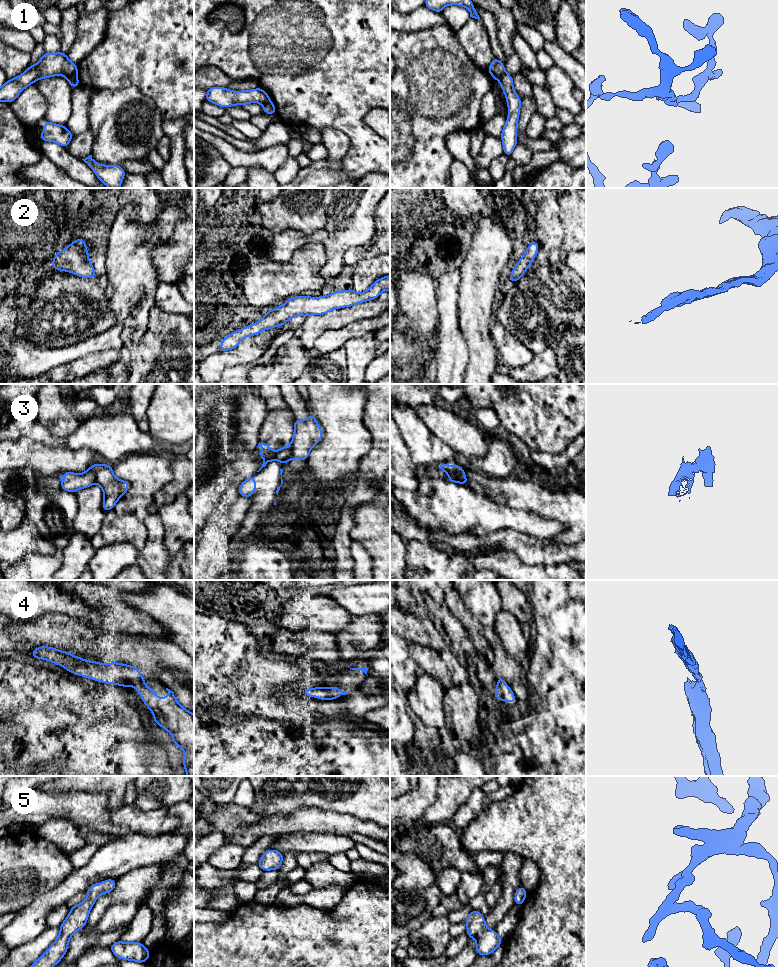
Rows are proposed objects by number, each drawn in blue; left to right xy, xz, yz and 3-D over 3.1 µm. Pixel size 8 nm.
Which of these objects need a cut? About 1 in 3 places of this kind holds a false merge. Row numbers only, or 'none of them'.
1, 3

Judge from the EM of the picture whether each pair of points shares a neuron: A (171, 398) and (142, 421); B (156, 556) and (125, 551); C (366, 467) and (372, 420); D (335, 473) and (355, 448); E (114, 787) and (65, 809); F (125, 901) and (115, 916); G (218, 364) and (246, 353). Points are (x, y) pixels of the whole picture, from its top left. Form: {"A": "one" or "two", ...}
{"A": "two", "B": "two", "C": "one", "D": "one", "E": "two", "F": "one", "G": "one"}

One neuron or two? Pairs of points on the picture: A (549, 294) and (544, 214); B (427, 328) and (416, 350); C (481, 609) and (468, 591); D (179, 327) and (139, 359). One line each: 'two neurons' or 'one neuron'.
A: one neuron
B: two neurons
C: one neuron
D: one neuron

